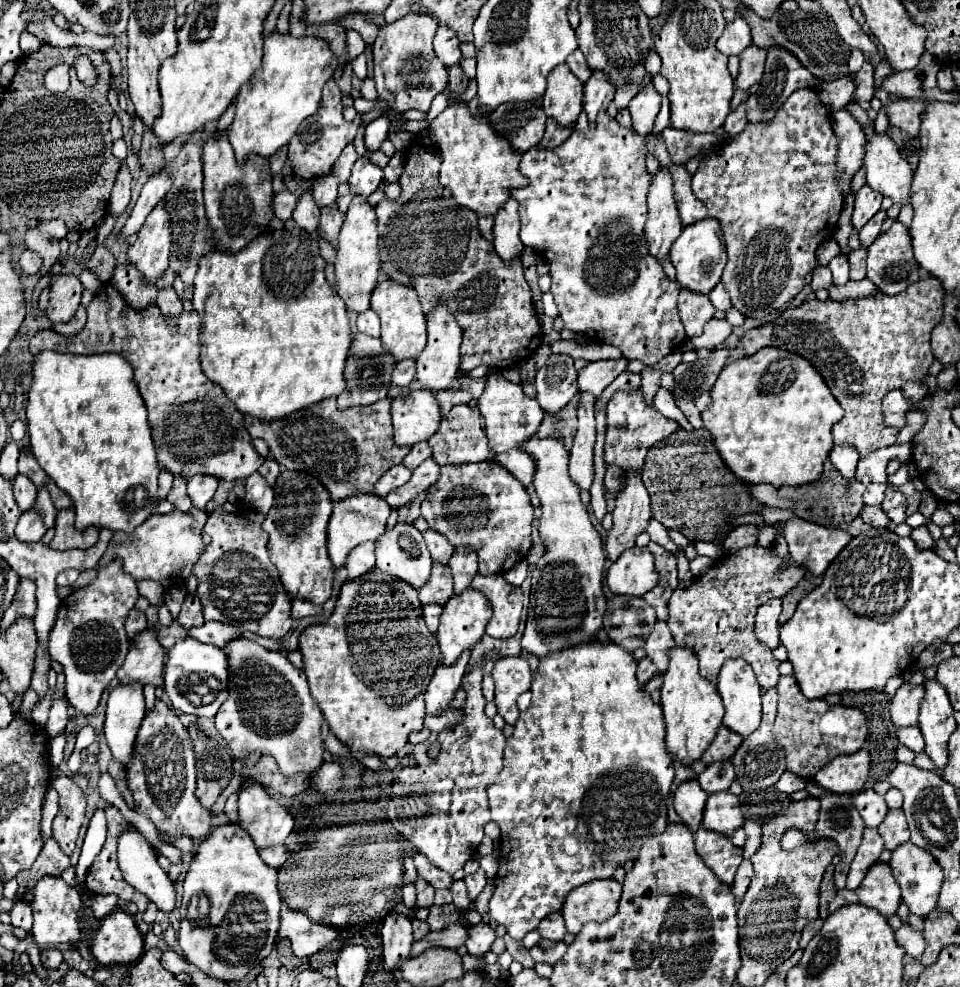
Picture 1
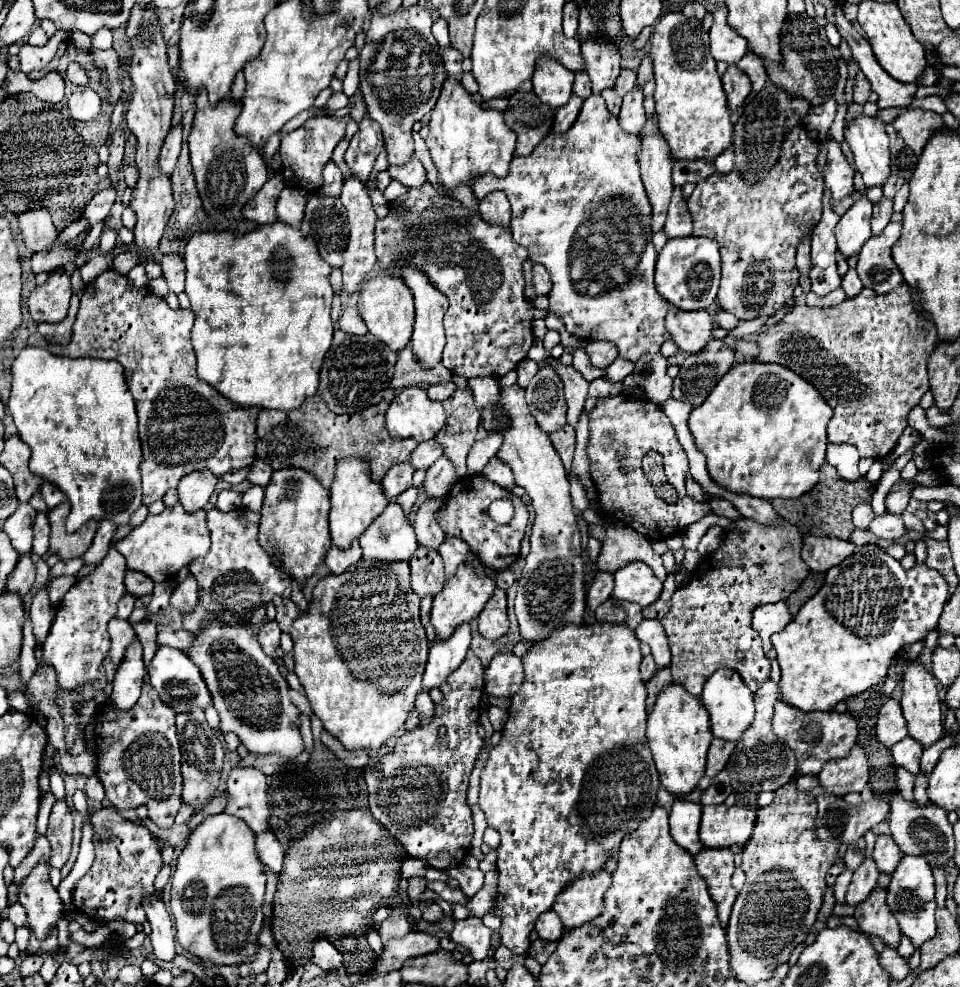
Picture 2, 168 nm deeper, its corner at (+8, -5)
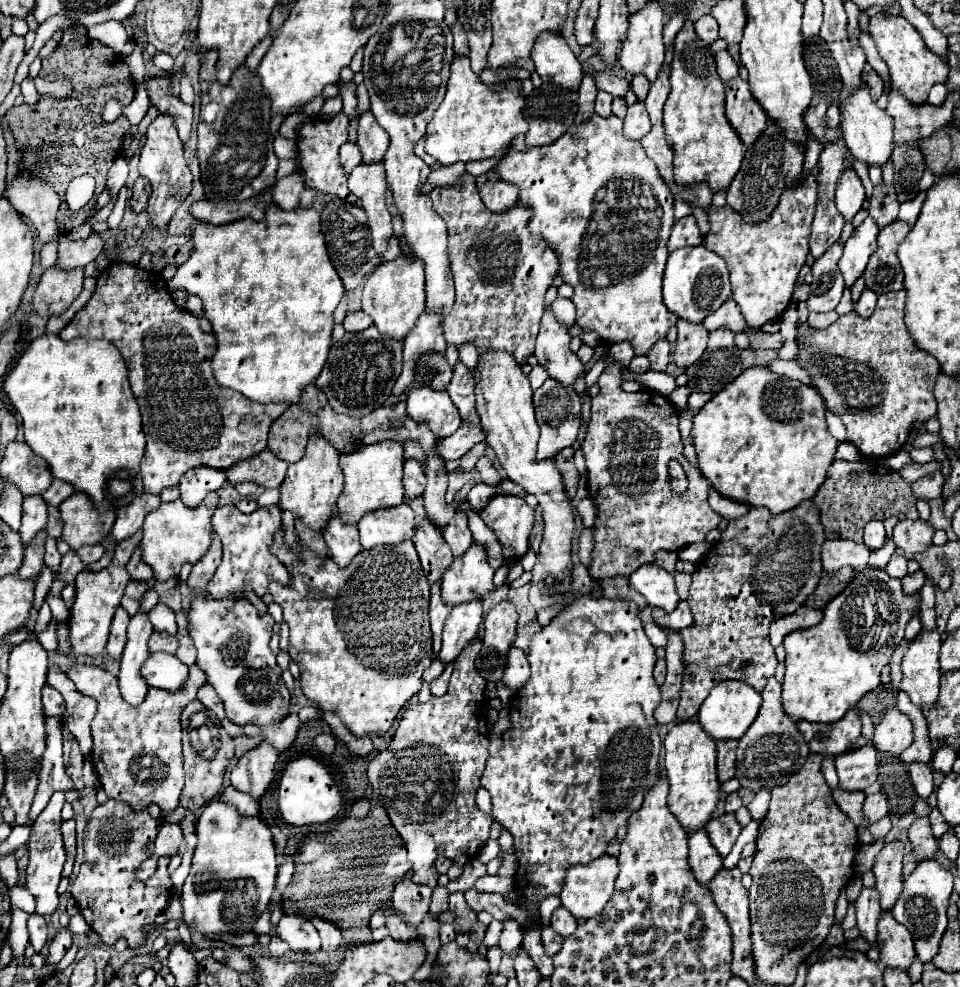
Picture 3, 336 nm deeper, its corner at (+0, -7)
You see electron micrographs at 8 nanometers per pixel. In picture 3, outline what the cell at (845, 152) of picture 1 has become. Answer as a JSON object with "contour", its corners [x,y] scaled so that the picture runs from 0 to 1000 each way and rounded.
{"contour":[[[888,169],[879,171],[871,185],[871,210],[879,218],[881,224],[888,224],[888,220],[894,216],[898,210],[902,198],[900,198],[900,187],[892,173]]]}

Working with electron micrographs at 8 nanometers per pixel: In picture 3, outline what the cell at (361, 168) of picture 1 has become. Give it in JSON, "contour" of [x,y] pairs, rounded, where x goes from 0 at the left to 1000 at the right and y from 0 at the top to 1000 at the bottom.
{"contour":[[[385,112],[375,117],[375,129],[373,129],[373,143],[371,143],[375,155],[377,155],[377,165],[398,165],[400,155],[404,151],[404,137],[392,121],[388,119]]]}

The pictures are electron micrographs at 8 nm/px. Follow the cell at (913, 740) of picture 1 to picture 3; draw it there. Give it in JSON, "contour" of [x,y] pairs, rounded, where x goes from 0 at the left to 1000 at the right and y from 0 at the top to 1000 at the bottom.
{"contour":[[[950,771],[948,773],[948,787],[950,787],[950,793],[952,793],[952,799],[956,801],[958,807],[967,807],[971,803],[971,779],[965,775],[965,773],[956,773],[956,771]]]}

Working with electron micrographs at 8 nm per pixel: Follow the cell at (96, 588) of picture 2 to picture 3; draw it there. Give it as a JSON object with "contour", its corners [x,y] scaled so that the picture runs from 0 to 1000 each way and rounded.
{"contour":[[[144,538],[138,544],[123,550],[121,560],[119,560],[119,564],[110,576],[96,581],[96,578],[90,575],[79,585],[79,605],[77,605],[77,613],[73,617],[73,627],[71,627],[73,660],[77,666],[98,668],[98,666],[104,666],[108,662],[110,649],[115,643],[117,625],[119,625],[121,617],[125,615],[125,609],[129,605],[129,597],[135,589],[133,579],[131,579],[131,570],[133,570],[135,562],[140,560],[140,556],[146,552],[146,546],[148,546],[148,538]]]}

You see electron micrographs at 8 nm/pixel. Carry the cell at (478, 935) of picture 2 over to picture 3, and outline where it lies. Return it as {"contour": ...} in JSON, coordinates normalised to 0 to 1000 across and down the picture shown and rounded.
{"contour":[[[513,933],[504,945],[504,957],[506,959],[515,959],[519,957],[519,949],[521,949],[521,943],[523,943],[523,935],[521,933]]]}

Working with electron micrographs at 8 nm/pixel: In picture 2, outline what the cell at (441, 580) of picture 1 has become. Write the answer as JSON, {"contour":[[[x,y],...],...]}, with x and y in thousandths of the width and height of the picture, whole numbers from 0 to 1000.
{"contour":[[[435,552],[435,556],[429,560],[427,566],[429,574],[429,599],[433,599],[435,605],[454,603],[460,599],[465,583],[463,583],[463,570],[454,556],[446,556]]]}

